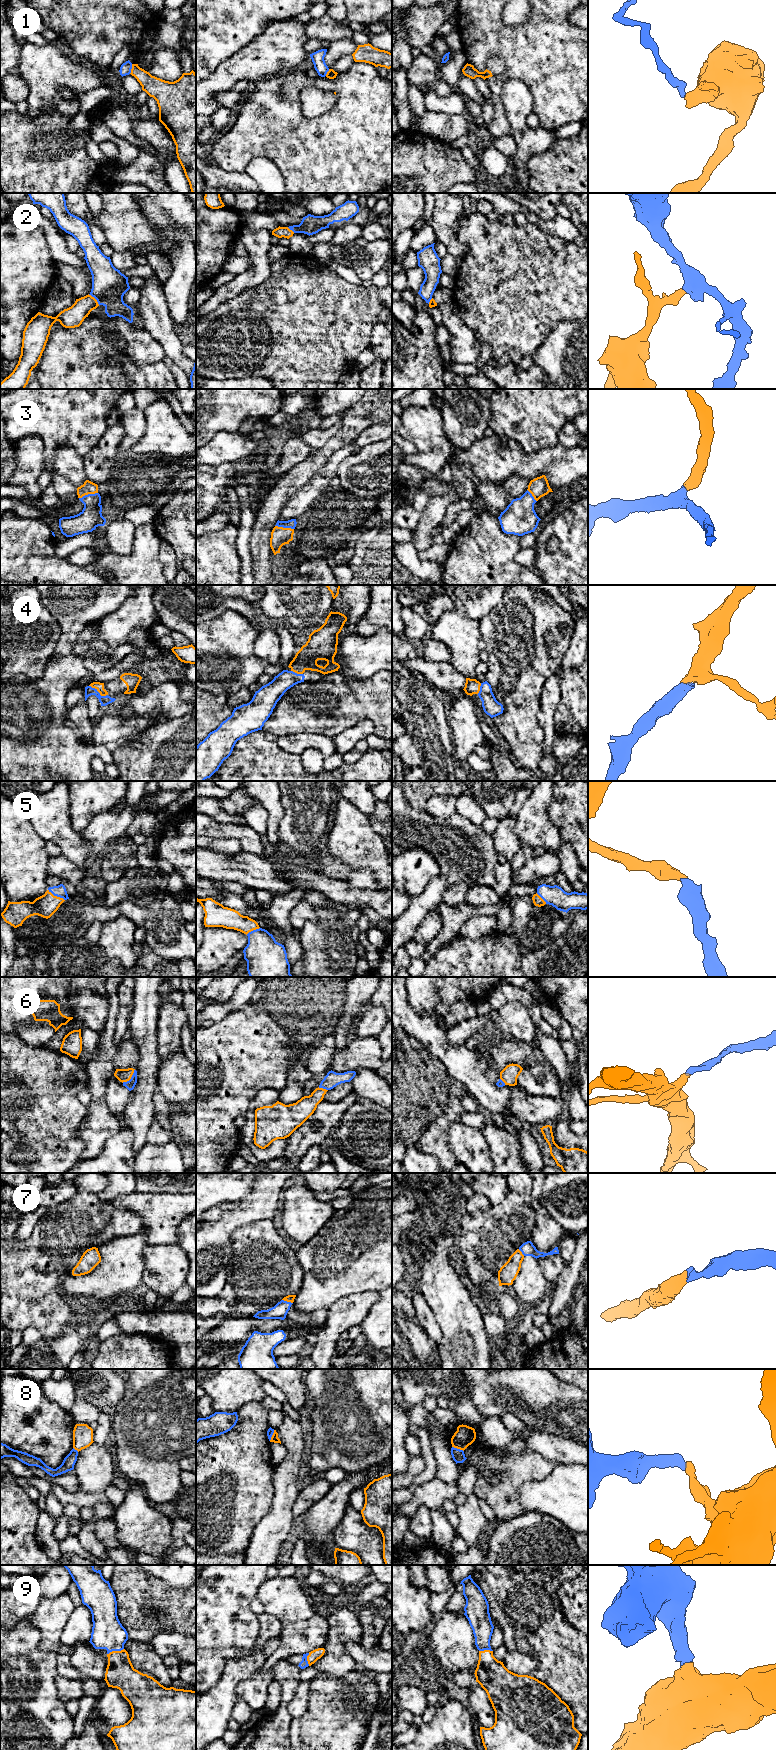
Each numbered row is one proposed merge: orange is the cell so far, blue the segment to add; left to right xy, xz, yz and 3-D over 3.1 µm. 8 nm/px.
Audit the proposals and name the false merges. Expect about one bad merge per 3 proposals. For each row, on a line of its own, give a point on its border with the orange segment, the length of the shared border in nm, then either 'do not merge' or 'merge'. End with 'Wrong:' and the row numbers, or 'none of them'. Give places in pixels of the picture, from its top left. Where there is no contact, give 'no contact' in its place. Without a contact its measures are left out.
1: contact xy (131, 69); length 80 nm; do not merge
2: contact xy (94, 298); length 130 nm; do not merge
3: contact xy (88, 493); length 160 nm; merge
4: contact xy (98, 691); length 170 nm; merge
5: contact xy (56, 896); length 160 nm; merge
6: contact xy (130, 1078); length 150 nm; merge
7: contact xz (287, 1301); length 90 nm; merge
8: contact yz (458, 1448); length 100 nm; do not merge
9: contact xy (115, 1651); length 140 nm; merge
Wrong: 1, 2, 8

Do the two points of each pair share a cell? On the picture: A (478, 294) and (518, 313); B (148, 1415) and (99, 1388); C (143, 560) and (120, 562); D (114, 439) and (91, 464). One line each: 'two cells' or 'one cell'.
A: one cell
B: two cells
C: one cell
D: one cell

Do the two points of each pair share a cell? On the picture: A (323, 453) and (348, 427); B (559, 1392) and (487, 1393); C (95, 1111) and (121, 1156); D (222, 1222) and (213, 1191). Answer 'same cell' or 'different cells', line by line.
A: same cell
B: same cell
C: different cells
D: different cells

